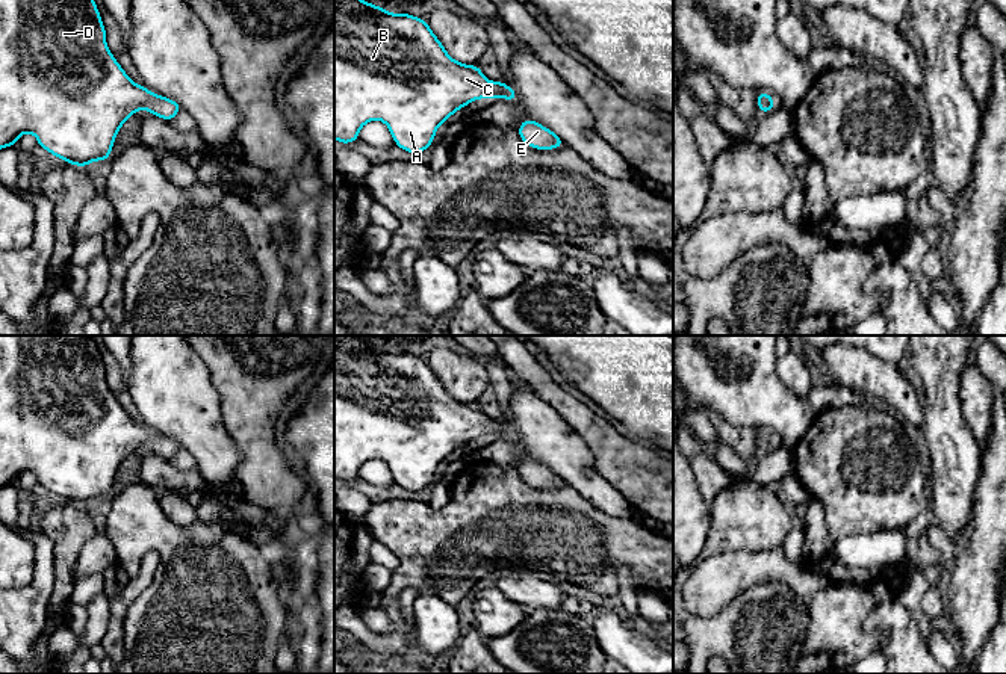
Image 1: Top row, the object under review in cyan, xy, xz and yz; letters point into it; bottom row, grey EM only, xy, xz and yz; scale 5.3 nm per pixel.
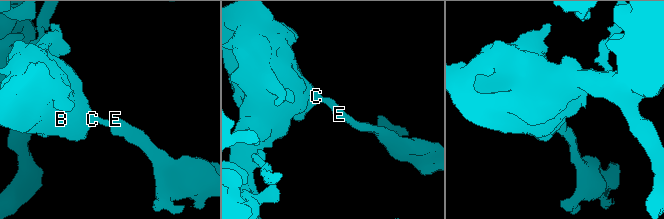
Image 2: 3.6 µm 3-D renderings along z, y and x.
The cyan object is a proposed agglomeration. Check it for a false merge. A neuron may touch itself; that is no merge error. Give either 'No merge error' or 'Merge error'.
No merge error

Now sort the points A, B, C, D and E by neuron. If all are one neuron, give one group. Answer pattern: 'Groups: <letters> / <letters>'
Groups: A B C D E

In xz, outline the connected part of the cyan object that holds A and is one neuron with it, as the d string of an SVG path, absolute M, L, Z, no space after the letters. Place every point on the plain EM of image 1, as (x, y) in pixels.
M334 335L334 478L346 484L359 478L360 467L372 459L380 458L389 467L395 482L407 491L422 491L433 484L436 468L458 447L467 444L474 438L480 437L507 437L511 440L517 438L516 429L513 429L504 420L489 420L477 403L464 403L454 399L442 381L431 370L425 358L416 357L410 352L390 352L377 343L360 339L359 335Z

